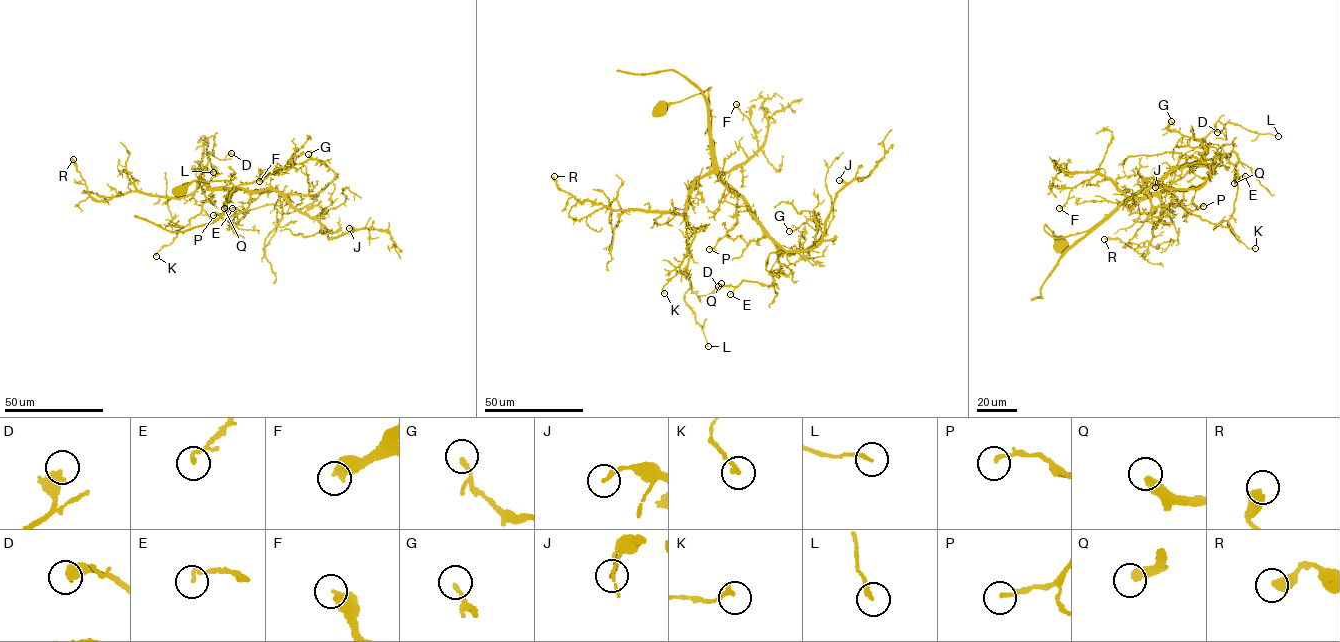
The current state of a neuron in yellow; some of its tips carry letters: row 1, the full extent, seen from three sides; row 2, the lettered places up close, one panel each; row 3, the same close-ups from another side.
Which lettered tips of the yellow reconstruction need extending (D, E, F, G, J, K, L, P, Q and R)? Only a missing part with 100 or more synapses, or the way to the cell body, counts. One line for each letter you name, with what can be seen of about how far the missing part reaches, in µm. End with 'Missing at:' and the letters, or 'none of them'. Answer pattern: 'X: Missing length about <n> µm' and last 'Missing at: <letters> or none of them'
Missing at: none of them

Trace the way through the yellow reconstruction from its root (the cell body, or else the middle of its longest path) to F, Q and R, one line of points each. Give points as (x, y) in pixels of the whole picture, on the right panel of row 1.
F: (1061, 245), (1045, 225), (1056, 238), (1085, 231), (1124, 194), (1095, 174), (1073, 187), (1059, 208)
Q: (1061, 245), (1045, 225), (1060, 238), (1097, 227), (1128, 197), (1183, 166), (1234, 152), (1234, 183)
R: (1061, 245), (1045, 225), (1066, 237), (1121, 204), (1158, 198), (1144, 257), (1104, 239)

